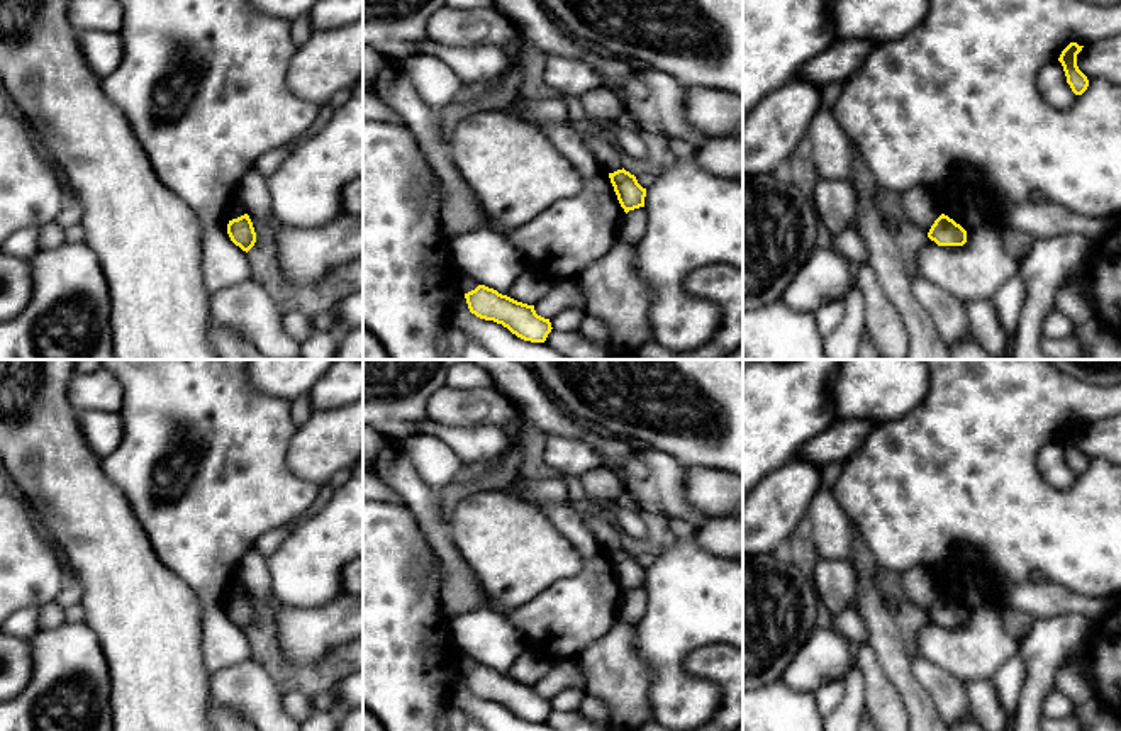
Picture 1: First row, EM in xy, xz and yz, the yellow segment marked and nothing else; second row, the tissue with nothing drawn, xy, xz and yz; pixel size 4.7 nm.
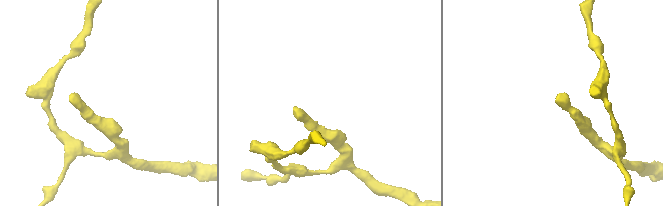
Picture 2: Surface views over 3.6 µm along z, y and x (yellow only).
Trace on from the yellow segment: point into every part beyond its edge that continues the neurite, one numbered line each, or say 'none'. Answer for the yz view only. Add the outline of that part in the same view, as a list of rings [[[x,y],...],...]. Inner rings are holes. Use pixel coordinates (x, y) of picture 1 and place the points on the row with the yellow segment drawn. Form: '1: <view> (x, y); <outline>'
none

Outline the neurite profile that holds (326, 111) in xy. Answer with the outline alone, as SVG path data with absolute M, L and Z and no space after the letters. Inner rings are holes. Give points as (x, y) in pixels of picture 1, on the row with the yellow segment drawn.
M329 102L321 105L319 114L315 120L312 122L312 126L304 134L293 139L293 146L297 148L307 139L310 139L312 136L315 136L332 119L332 115L334 115L334 109Z

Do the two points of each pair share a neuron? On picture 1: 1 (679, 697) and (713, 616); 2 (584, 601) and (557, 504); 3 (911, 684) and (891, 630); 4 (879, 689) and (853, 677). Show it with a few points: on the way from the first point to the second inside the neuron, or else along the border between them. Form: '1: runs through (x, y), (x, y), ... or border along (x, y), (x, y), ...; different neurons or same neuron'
1: runs through (675, 677), (675, 653), (692, 636); same neuron
2: runs through (591, 577), (591, 550), (574, 528); same neuron
3: runs through (899, 670), (891, 653), (891, 643); same neuron
4: border along (853, 665), (862, 674), (865, 709); different neurons

